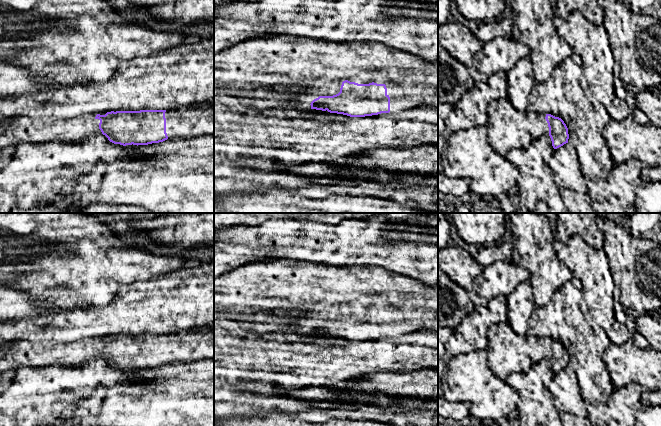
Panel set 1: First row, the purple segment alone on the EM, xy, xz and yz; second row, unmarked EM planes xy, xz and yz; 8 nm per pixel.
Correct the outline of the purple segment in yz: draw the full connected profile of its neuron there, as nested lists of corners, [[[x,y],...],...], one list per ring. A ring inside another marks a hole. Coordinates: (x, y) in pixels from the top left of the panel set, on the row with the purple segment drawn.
[[[508,98],[488,101],[488,141],[493,149],[506,156],[517,148],[527,148],[542,135],[551,138],[557,149],[568,143],[568,128],[564,121],[551,114],[517,110]]]

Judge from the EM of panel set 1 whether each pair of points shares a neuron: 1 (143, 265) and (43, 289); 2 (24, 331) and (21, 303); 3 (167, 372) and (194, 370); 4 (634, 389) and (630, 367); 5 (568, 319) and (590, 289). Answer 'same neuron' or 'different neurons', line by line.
1: same neuron
2: different neurons
3: same neuron
4: different neurons
5: different neurons

